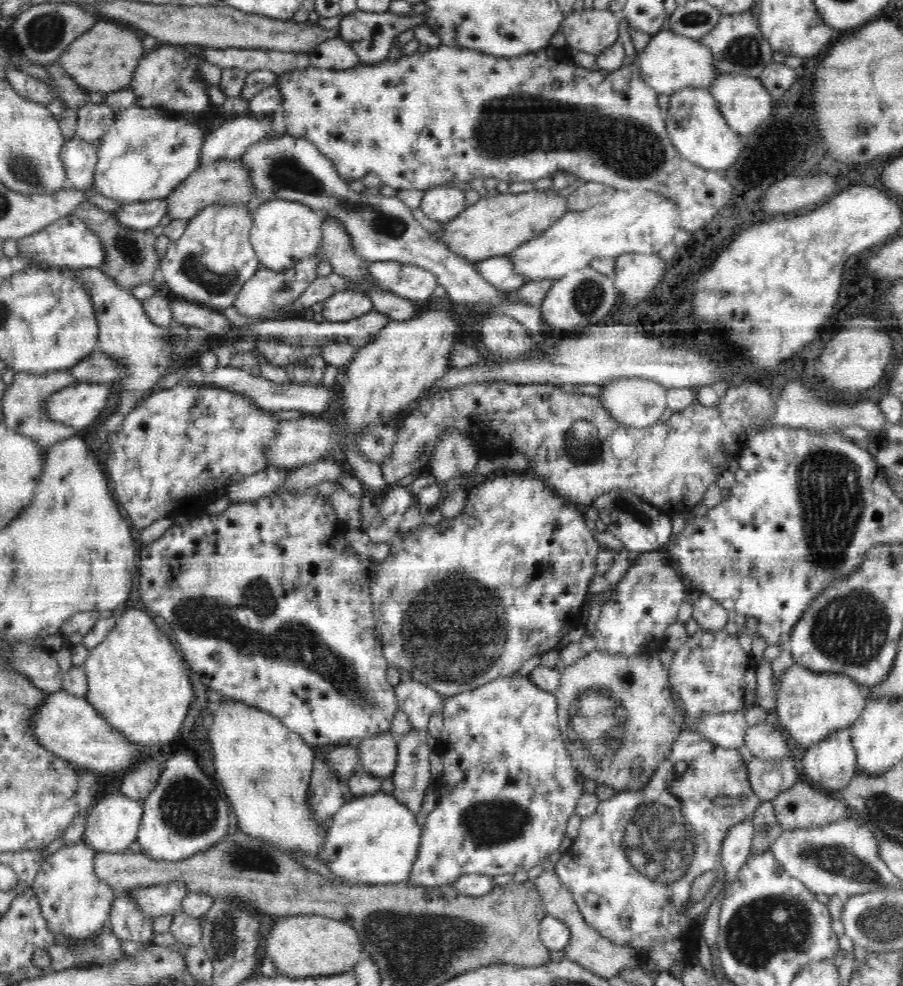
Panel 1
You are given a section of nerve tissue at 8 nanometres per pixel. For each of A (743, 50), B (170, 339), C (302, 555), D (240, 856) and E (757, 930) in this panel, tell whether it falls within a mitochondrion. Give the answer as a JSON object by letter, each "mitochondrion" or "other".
{"A":"mitochondrion","B":"other","C":"other","D":"mitochondrion","E":"mitochondrion"}

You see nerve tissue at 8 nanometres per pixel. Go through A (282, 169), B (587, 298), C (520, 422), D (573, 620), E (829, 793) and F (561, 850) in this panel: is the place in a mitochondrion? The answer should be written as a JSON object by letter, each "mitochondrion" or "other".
{"A":"mitochondrion","B":"mitochondrion","C":"other","D":"other","E":"other","F":"other"}

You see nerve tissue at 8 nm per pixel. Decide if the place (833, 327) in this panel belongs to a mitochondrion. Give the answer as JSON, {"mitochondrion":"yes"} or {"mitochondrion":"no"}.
{"mitochondrion":"no"}

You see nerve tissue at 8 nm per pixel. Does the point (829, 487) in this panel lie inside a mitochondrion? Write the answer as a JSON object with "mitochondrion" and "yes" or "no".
{"mitochondrion":"yes"}

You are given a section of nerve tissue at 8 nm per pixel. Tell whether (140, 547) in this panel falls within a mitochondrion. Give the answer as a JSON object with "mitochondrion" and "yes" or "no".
{"mitochondrion":"no"}

